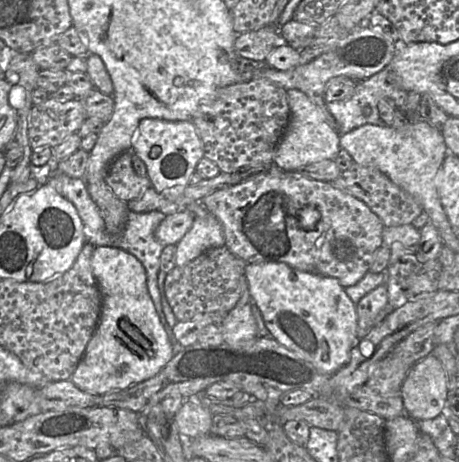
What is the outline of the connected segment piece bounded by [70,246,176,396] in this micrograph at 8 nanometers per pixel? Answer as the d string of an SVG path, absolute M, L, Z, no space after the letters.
M95 247L91 268L101 293L98 325L70 381L83 392L102 396L143 382L157 373L176 353L155 310L142 263L129 252Z

